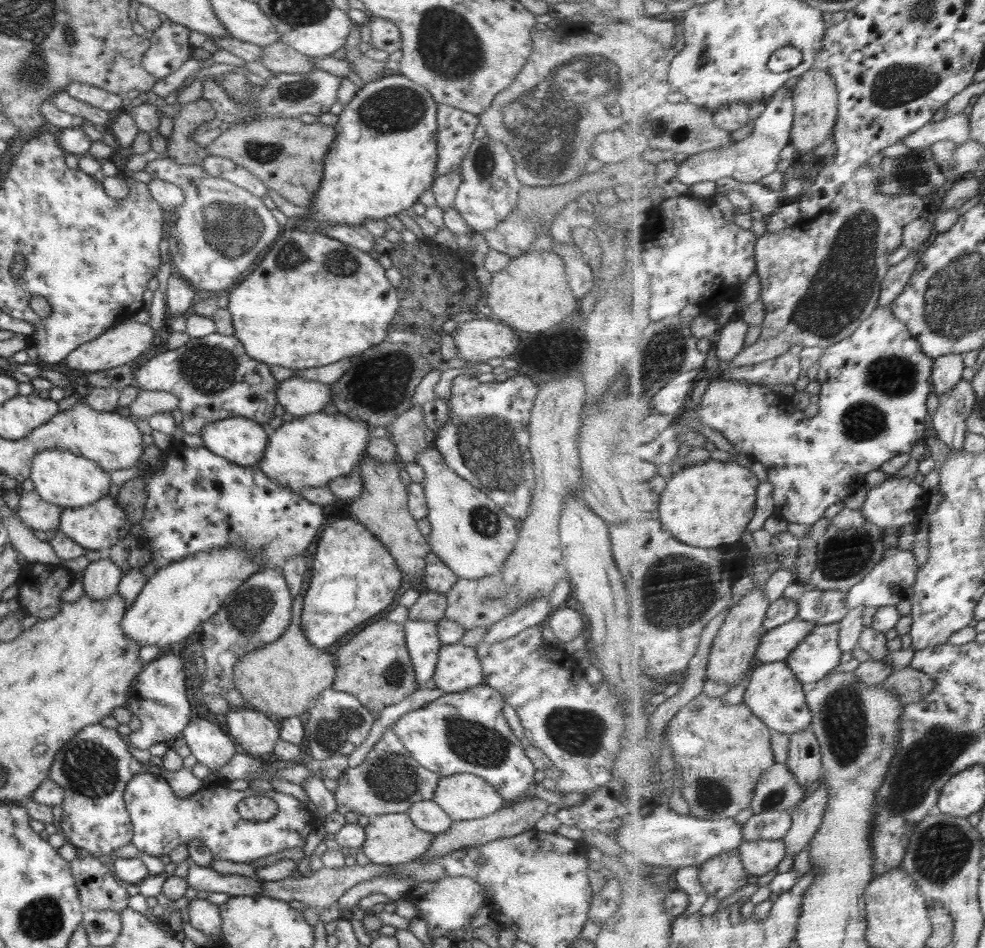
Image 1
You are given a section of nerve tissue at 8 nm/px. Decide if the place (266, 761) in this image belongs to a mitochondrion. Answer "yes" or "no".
no

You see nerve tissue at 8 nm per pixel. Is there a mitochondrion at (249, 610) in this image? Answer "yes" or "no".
yes

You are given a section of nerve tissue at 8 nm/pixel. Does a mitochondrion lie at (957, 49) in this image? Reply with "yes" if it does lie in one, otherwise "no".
no

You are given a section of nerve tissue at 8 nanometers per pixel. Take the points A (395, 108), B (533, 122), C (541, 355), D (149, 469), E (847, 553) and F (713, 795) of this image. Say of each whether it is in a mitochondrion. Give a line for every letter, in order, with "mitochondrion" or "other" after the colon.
A: mitochondrion
B: mitochondrion
C: other
D: other
E: mitochondrion
F: mitochondrion

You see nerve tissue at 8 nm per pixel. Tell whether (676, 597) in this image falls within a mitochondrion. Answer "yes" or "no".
yes

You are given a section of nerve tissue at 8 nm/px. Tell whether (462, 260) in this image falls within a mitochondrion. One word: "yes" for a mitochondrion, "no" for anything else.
no

